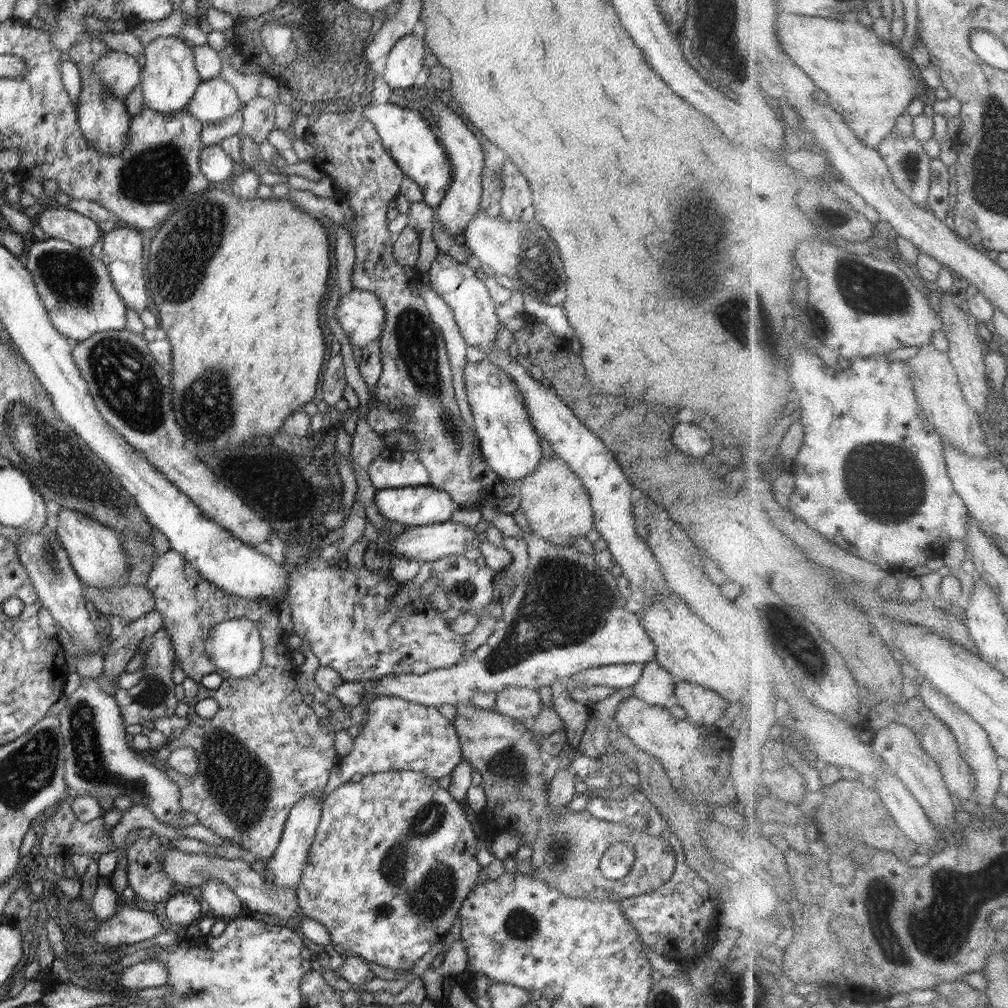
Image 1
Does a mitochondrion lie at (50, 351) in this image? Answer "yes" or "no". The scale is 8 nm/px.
no

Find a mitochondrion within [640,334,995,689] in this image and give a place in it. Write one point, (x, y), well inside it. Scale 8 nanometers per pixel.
(883, 478)

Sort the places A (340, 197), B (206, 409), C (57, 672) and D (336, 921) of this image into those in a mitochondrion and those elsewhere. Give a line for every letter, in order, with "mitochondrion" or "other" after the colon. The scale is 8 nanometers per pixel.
A: other
B: mitochondrion
C: other
D: other

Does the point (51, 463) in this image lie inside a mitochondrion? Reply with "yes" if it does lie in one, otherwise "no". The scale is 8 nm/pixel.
yes

